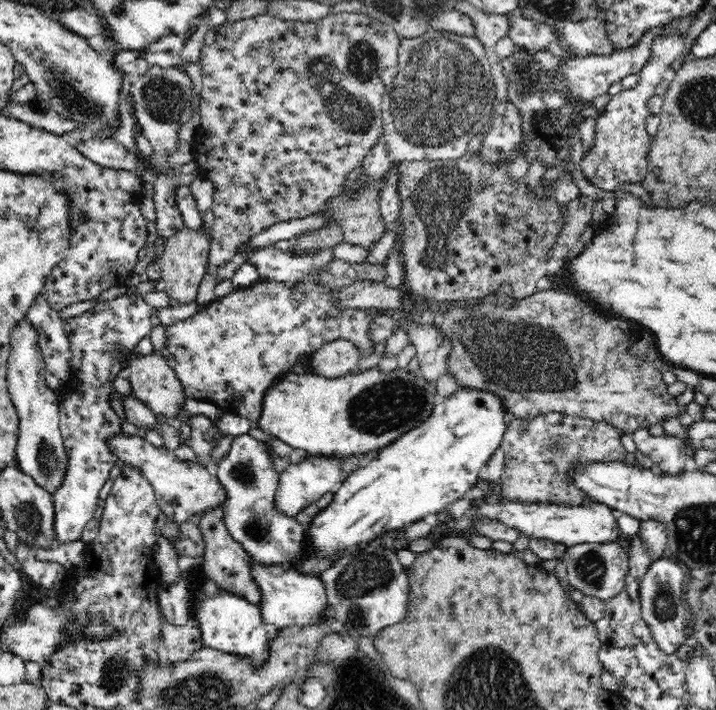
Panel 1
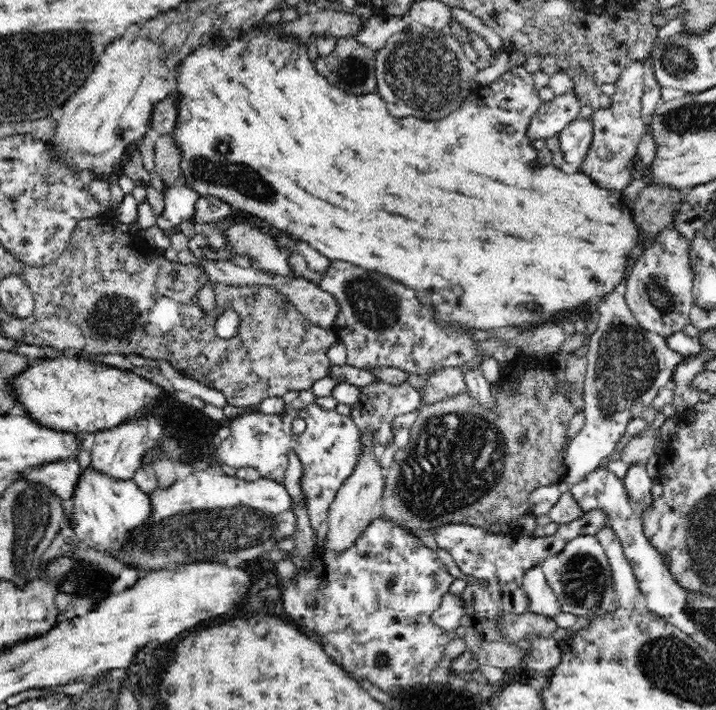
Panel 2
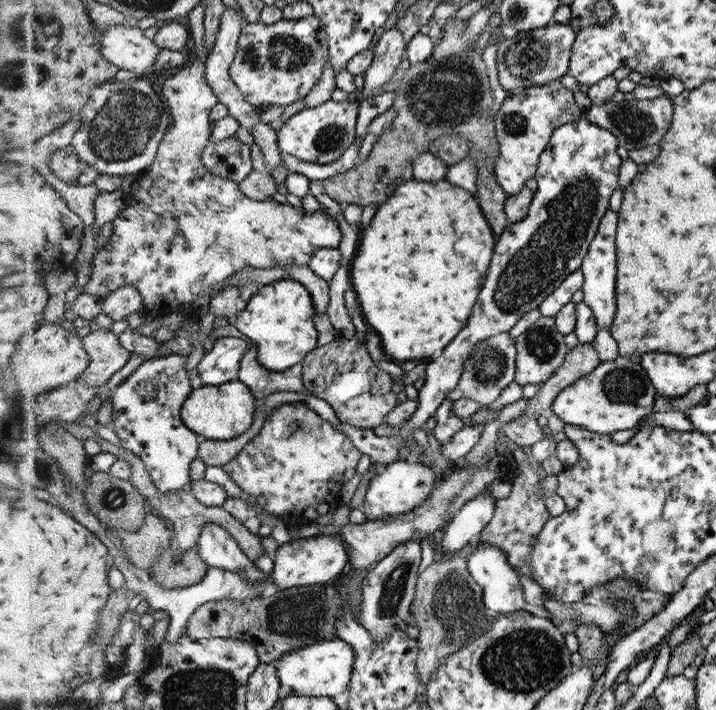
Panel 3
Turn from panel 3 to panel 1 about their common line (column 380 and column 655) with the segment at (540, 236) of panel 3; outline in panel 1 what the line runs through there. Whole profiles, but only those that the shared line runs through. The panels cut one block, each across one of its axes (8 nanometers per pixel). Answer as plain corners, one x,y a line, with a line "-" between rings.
638,428
632,433
632,440
637,450
652,458
654,468
671,476
678,476
685,471
687,455
684,437
652,436
647,428

